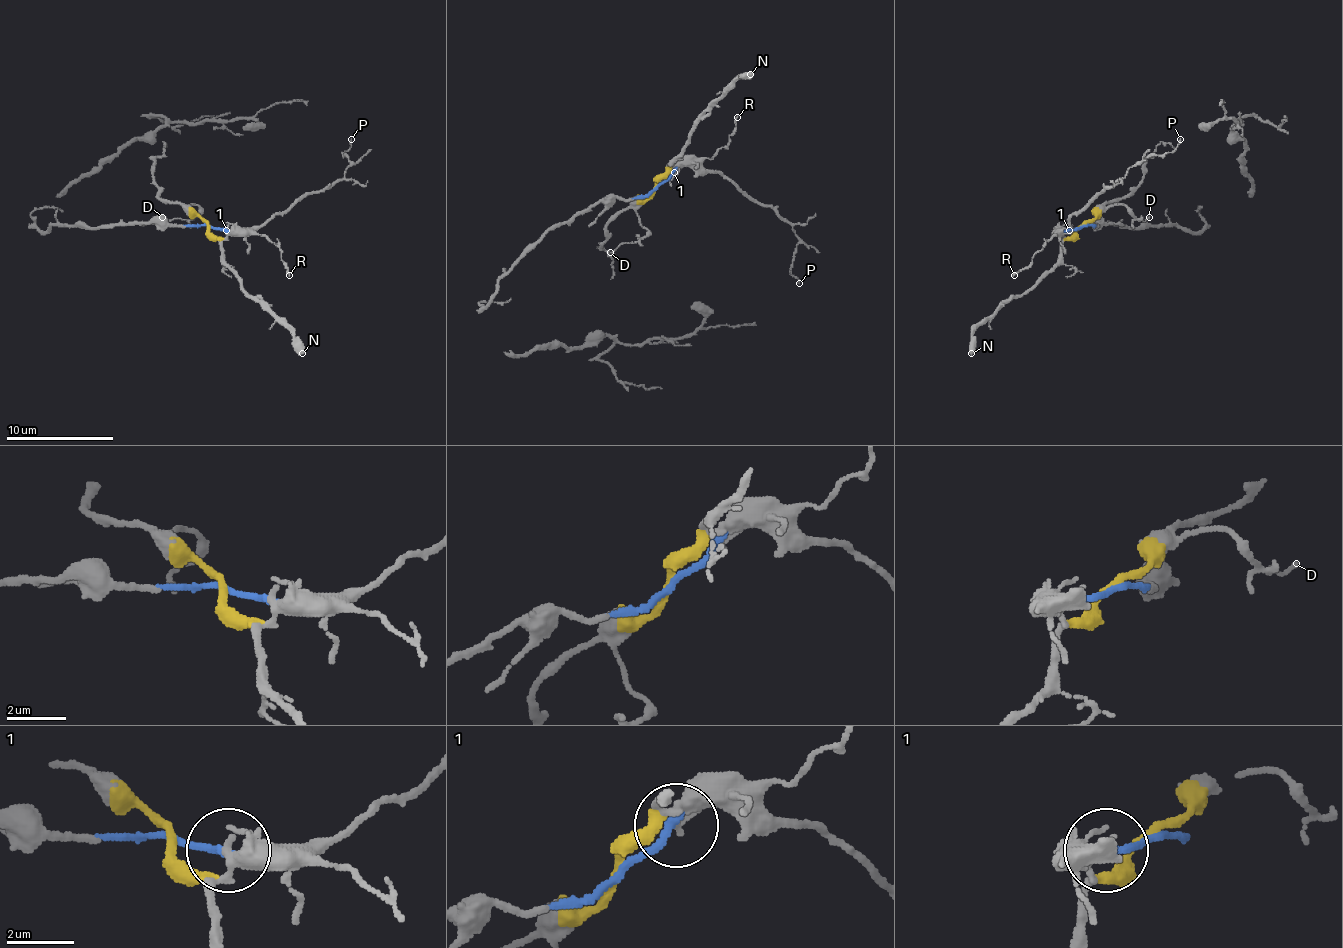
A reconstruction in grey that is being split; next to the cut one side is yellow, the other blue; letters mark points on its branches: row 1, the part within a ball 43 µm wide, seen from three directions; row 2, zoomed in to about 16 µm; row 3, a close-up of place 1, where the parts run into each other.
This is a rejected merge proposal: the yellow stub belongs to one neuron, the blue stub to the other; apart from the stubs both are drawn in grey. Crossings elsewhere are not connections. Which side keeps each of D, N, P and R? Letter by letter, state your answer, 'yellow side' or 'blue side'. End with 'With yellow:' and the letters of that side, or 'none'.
D: yellow side
N: yellow side
P: blue side
R: blue side
With yellow: D, N

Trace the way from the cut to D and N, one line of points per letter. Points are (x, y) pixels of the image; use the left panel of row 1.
D: (209, 224), (187, 205), (198, 208), (192, 219), (163, 216)
N: (209, 224), (209, 230), (222, 243), (222, 259), (241, 286), (290, 332), (303, 354)

